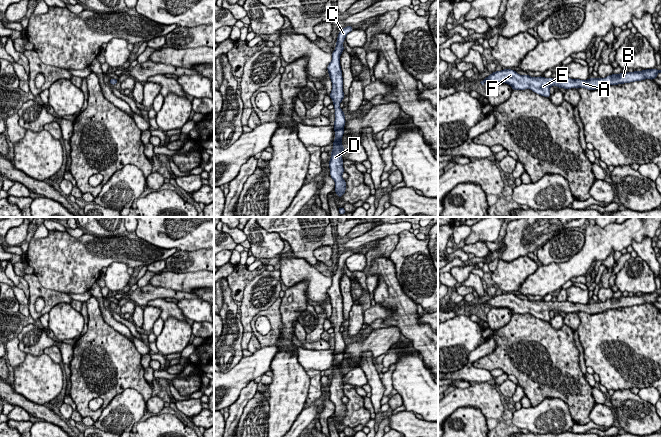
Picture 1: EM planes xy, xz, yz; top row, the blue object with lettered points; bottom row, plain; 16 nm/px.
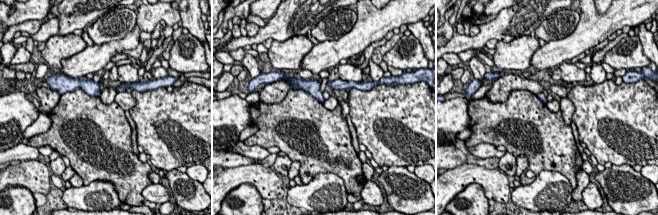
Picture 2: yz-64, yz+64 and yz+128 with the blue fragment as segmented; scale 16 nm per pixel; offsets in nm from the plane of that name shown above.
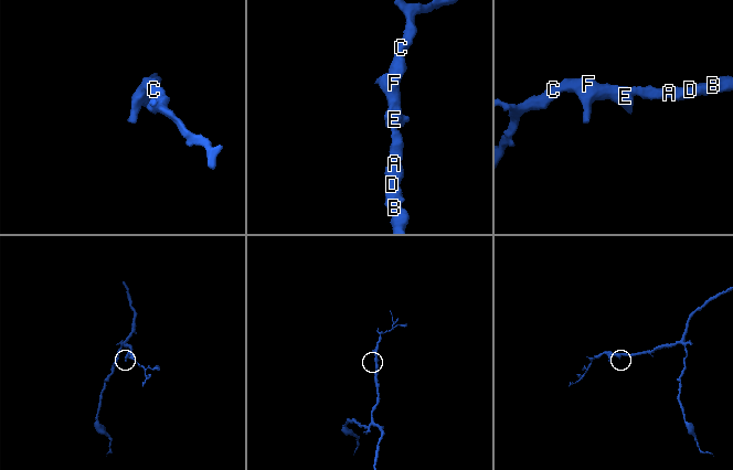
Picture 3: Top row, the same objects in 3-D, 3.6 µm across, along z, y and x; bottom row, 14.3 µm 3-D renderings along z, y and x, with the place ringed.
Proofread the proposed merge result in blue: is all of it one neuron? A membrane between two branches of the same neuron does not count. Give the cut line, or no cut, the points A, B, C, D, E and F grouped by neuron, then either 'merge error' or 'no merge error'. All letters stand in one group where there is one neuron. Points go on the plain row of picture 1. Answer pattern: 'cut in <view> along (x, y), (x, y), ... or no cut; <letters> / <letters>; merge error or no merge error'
no cut; A B C D E F; no merge error

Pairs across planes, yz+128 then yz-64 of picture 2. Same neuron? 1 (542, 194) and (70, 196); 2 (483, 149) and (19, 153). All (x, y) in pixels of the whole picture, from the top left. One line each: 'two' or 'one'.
1: one
2: one

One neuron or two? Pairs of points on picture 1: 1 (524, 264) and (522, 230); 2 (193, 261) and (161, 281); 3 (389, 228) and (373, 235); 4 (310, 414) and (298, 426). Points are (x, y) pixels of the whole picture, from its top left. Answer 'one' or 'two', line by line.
1: two
2: two
3: one
4: one

